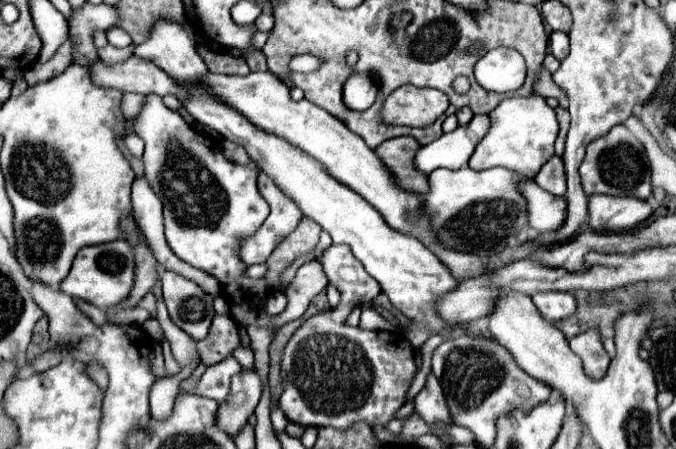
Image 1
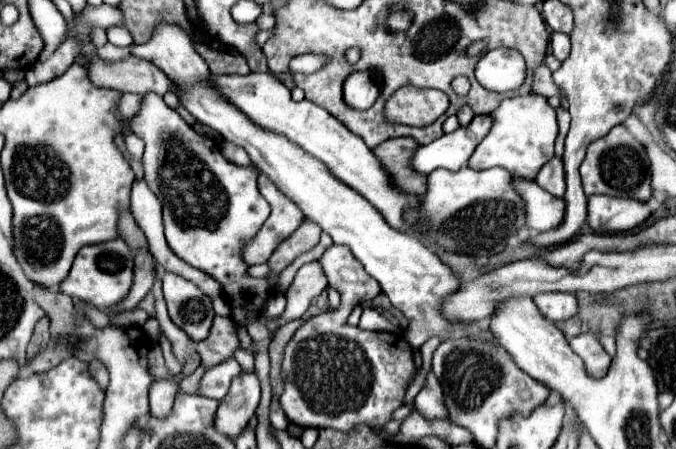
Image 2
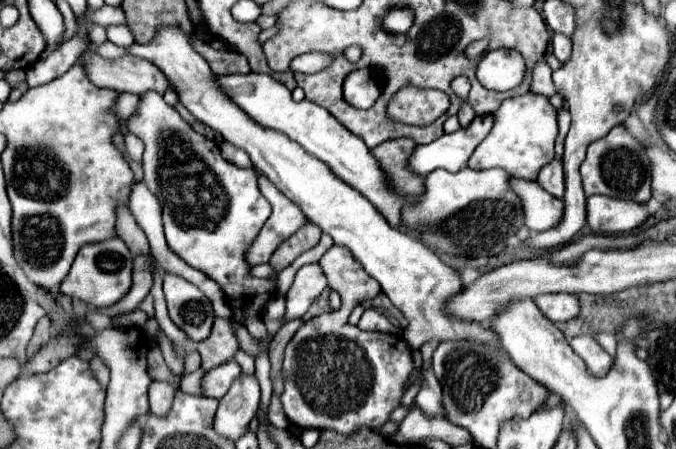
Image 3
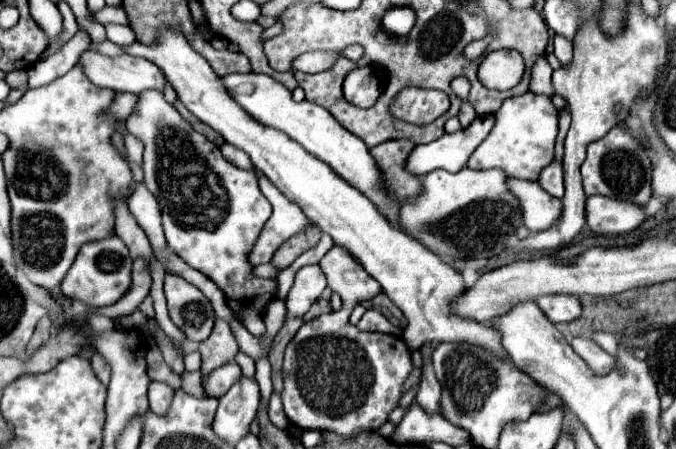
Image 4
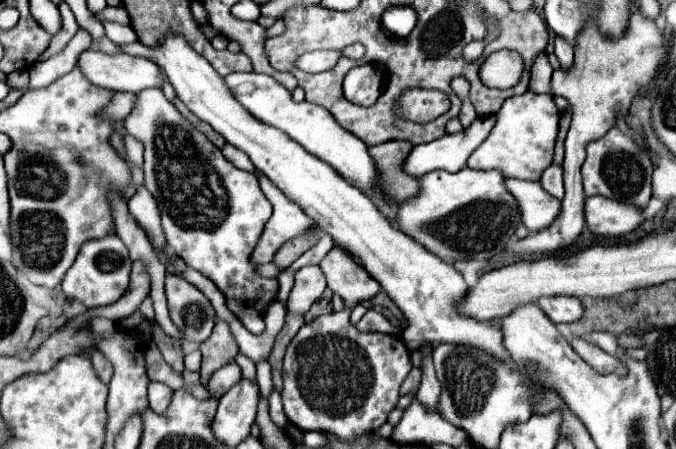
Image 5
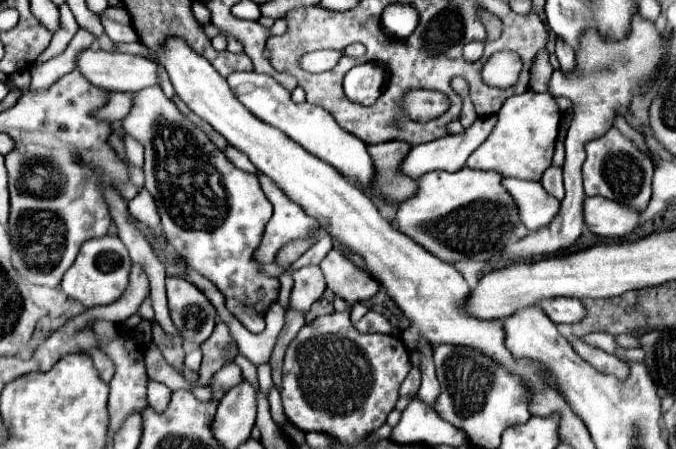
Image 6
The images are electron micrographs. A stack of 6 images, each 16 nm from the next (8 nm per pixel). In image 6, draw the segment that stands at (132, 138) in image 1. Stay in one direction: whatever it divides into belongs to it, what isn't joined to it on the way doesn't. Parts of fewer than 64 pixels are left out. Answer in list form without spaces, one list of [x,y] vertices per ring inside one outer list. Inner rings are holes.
[[[130,136],[124,138],[124,144],[126,144],[126,156],[128,156],[128,162],[136,168],[142,168],[144,164],[144,152],[140,148],[140,144],[136,144]]]

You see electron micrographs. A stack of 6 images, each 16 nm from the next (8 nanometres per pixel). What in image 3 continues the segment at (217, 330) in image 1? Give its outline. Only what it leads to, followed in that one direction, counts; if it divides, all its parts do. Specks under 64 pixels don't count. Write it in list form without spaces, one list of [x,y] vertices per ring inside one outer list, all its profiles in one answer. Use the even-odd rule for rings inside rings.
[[[216,318],[210,336],[198,344],[198,350],[202,356],[204,372],[210,372],[212,368],[224,364],[224,360],[234,360],[234,354],[238,350],[238,340],[232,332],[230,322],[224,318]]]

